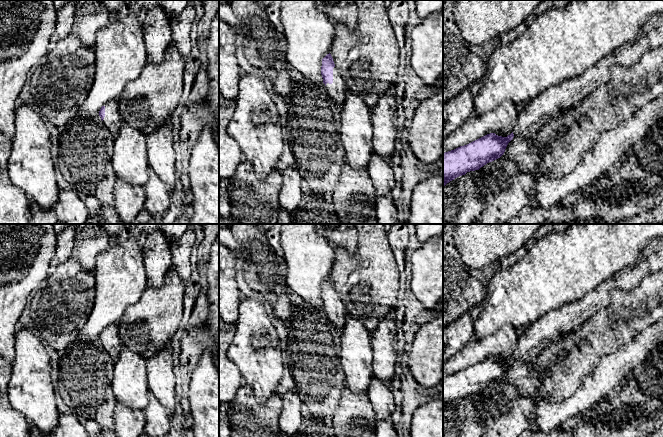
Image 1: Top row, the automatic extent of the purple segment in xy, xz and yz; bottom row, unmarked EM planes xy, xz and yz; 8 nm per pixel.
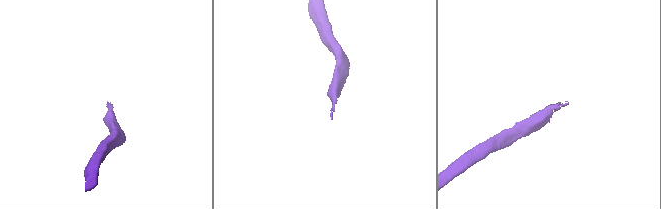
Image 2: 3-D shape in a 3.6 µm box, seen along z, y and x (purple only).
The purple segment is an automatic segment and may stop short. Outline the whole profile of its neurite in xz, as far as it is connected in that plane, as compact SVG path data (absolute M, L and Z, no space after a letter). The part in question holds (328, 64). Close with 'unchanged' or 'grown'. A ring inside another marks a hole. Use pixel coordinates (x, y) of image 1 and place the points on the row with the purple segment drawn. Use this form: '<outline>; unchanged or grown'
M327 54L322 59L321 75L326 86L326 92L331 101L341 107L346 98L346 85L335 64L331 54Z; grown

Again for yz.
M663 13L650 17L638 34L624 42L581 74L551 87L529 103L519 113L514 128L507 137L487 134L467 145L443 154L443 187L467 172L479 170L500 158L514 136L528 138L540 131L566 108L579 104L612 77L616 66L630 67L647 52L663 47Z; grown

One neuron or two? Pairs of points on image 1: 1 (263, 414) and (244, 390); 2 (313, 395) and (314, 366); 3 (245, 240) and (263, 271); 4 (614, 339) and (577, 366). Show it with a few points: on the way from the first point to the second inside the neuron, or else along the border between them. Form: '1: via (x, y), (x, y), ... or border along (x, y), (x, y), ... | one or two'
1: via (257, 409), (245, 396) | one
2: via (314, 388), (314, 373) | one
3: via (253, 248), (260, 263) | one
4: via (605, 341), (602, 341), (586, 357) | one

